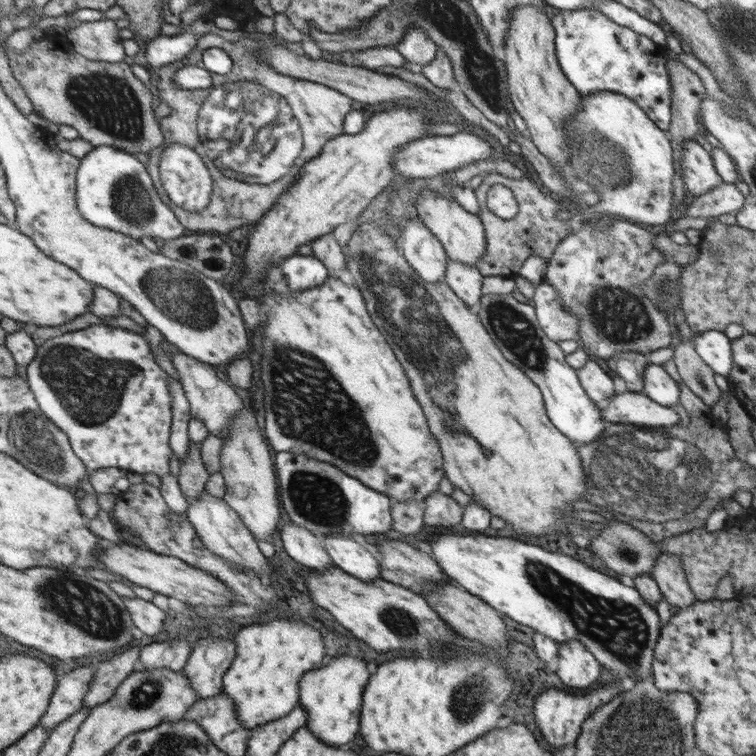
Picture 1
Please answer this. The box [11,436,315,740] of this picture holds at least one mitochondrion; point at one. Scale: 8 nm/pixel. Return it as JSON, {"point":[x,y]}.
{"point":[78,603]}

